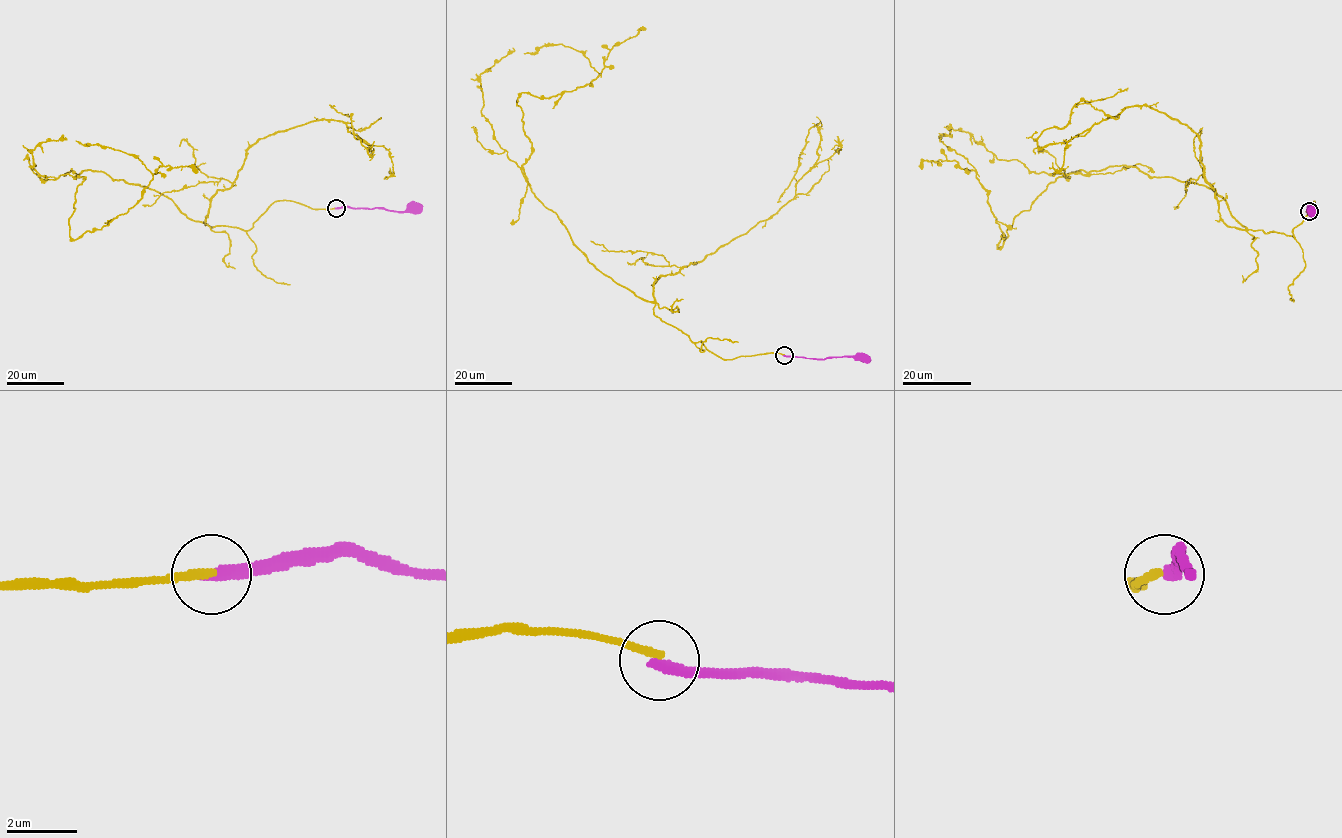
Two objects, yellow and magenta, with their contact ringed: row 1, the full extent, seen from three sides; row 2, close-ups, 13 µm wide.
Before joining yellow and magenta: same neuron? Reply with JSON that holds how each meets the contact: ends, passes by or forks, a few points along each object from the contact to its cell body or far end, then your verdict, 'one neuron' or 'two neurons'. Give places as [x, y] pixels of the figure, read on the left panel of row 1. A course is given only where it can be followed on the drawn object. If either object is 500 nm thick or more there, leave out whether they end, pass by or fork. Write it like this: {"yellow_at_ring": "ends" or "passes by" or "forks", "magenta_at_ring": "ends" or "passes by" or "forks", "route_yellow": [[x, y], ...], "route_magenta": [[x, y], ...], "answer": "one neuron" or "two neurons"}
{"yellow_at_ring": "ends", "magenta_at_ring": "ends", "route_yellow": [[336, 208], [275, 201], [248, 230], [213, 227], [88, 170], [73, 239], [152, 178], [134, 155], [76, 140]], "route_magenta": [[336, 208], [408, 211], [414, 207]], "answer": "two neurons"}

